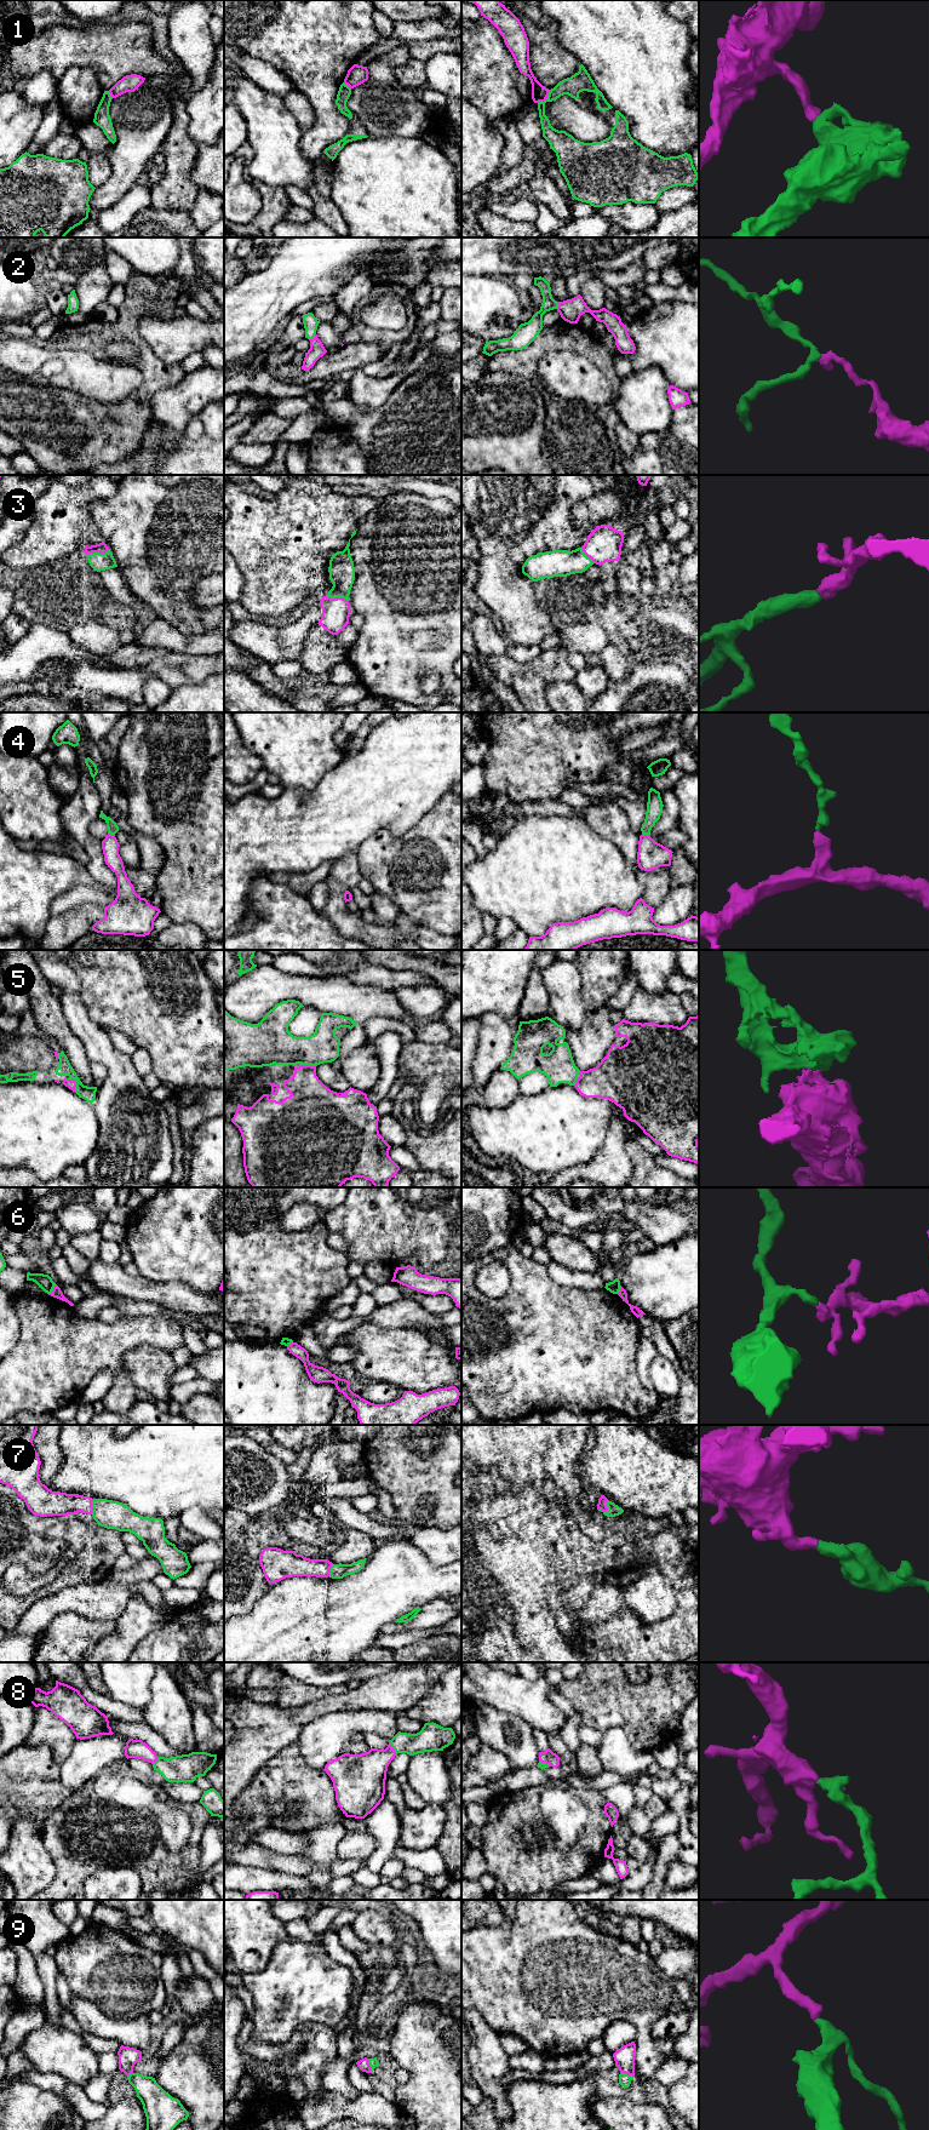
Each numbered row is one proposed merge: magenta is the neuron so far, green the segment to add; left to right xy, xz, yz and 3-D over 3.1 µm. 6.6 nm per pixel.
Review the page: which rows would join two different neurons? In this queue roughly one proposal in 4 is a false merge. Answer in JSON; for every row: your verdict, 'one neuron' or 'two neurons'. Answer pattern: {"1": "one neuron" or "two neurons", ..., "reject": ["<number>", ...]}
{"1": "two neurons", "2": "one neuron", "3": "one neuron", "4": "one neuron", "5": "one neuron", "6": "two neurons", "7": "one neuron", "8": "one neuron", "9": "one neuron", "reject": ["1", "6"]}

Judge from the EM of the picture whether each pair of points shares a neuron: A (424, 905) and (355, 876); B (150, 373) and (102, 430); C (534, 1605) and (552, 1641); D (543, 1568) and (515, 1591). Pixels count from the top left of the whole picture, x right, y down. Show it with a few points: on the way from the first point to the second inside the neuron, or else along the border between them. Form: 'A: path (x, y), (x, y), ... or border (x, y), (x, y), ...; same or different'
A: border (355, 854), (359, 862), (359, 871), (363, 877); different
B: path (147, 389), (118, 419); same
C: path (535, 1614), (535, 1622), (544, 1632); same
D: border (531, 1569), (534, 1572); different

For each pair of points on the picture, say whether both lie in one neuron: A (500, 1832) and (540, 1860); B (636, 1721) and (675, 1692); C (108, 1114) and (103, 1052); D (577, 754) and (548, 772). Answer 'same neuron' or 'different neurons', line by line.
A: same neuron
B: same neuron
C: same neuron
D: same neuron

